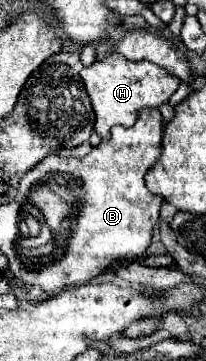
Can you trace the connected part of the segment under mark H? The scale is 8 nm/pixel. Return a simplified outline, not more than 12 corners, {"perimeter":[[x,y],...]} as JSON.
{"perimeter":[[117,51],[81,71],[95,131],[133,125],[179,79]]}

